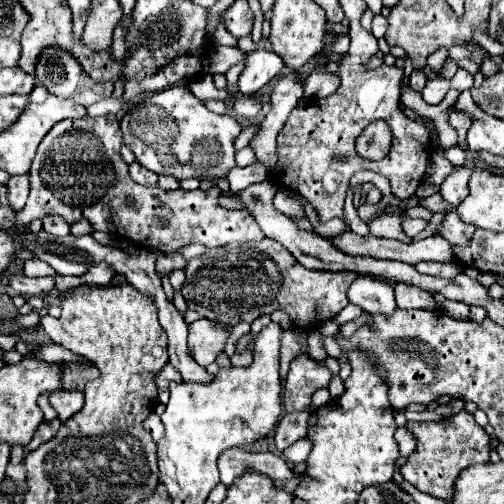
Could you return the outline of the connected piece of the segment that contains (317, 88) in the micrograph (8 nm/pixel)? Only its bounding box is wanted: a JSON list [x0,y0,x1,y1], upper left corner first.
[305,64,339,102]

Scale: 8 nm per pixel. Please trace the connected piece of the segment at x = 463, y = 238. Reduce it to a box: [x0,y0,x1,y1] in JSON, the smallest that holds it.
[437,210,475,246]

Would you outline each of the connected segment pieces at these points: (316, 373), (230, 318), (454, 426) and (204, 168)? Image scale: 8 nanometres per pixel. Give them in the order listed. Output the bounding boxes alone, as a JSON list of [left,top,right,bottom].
[[283,354,331,412],[181,240,355,332],[401,410,489,500],[121,86,241,178]]

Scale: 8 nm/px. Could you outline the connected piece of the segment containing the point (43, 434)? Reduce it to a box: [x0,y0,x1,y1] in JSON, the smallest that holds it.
[27,418,61,450]

